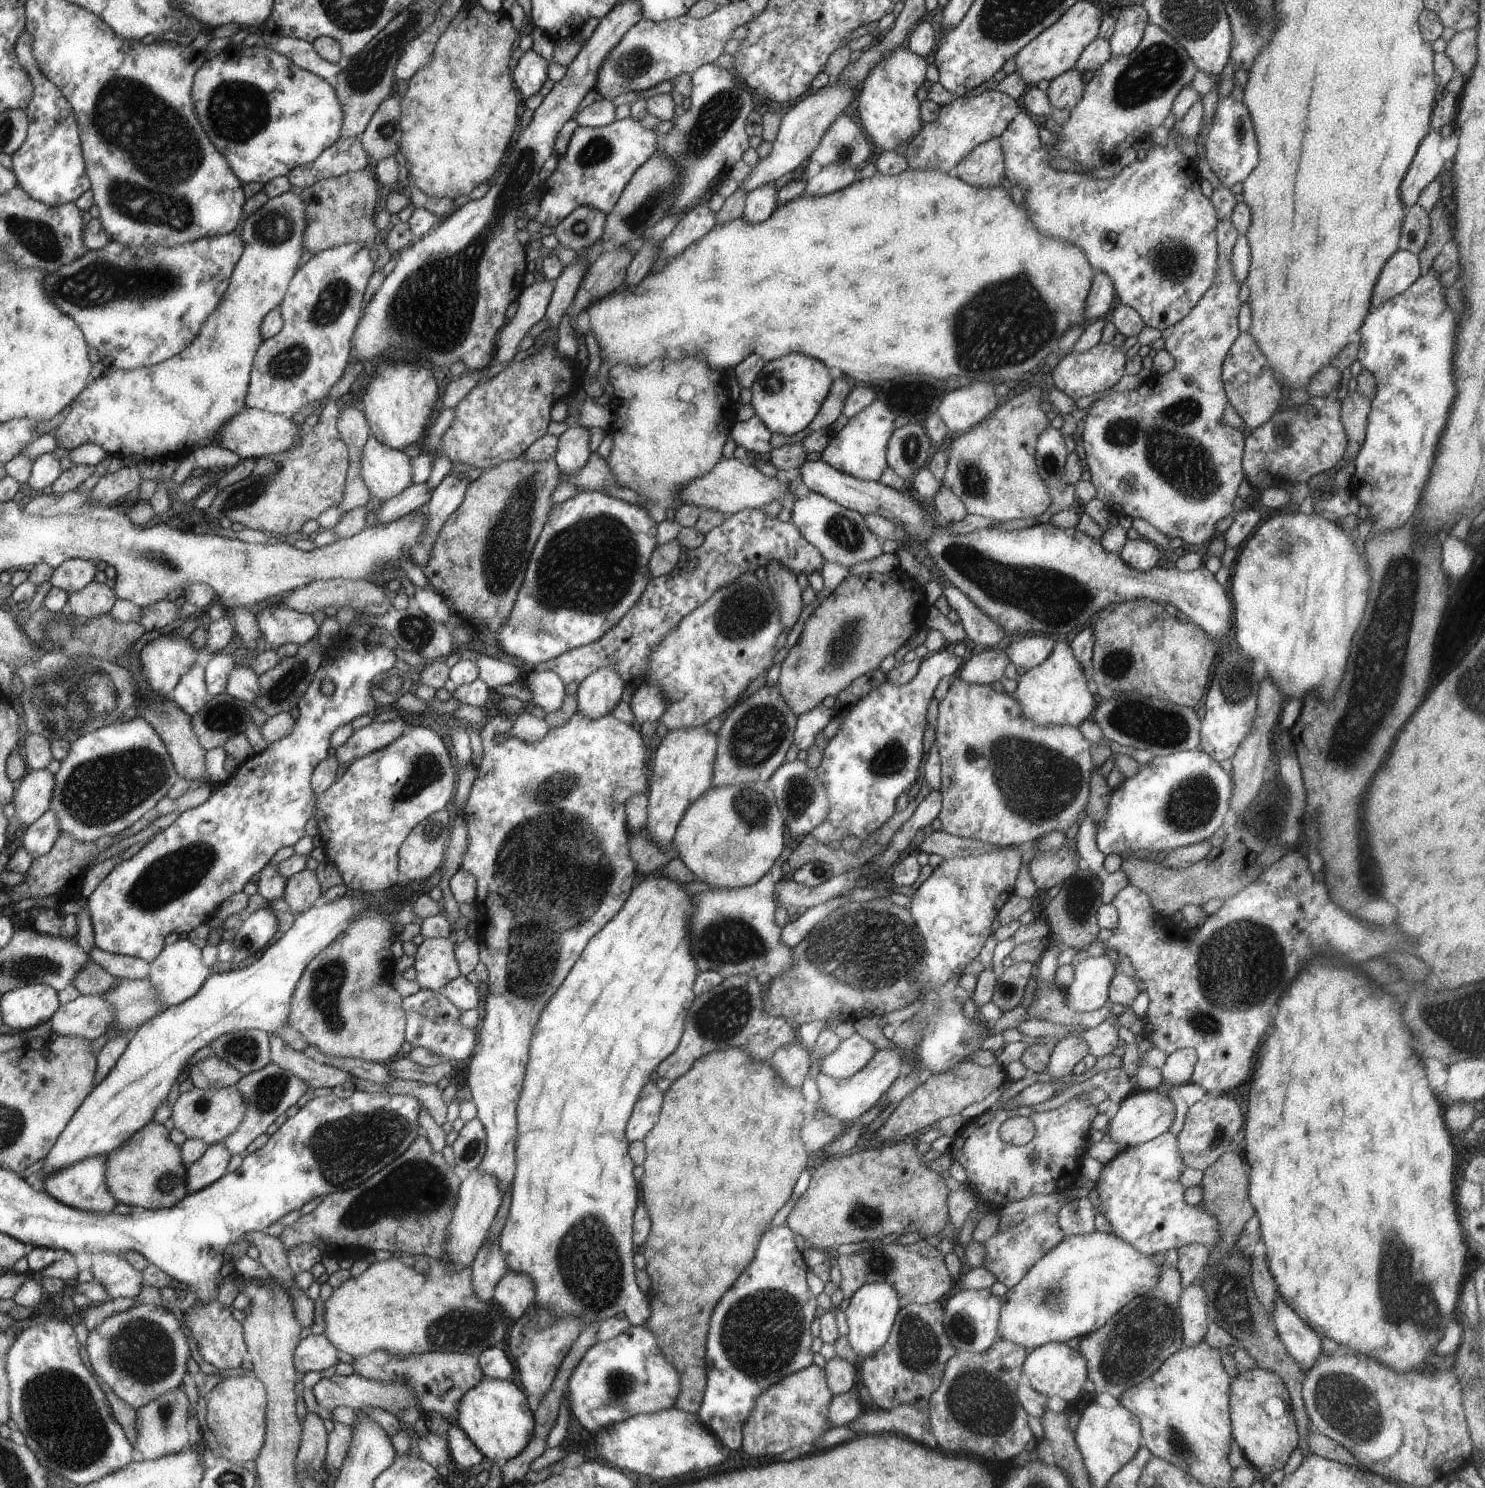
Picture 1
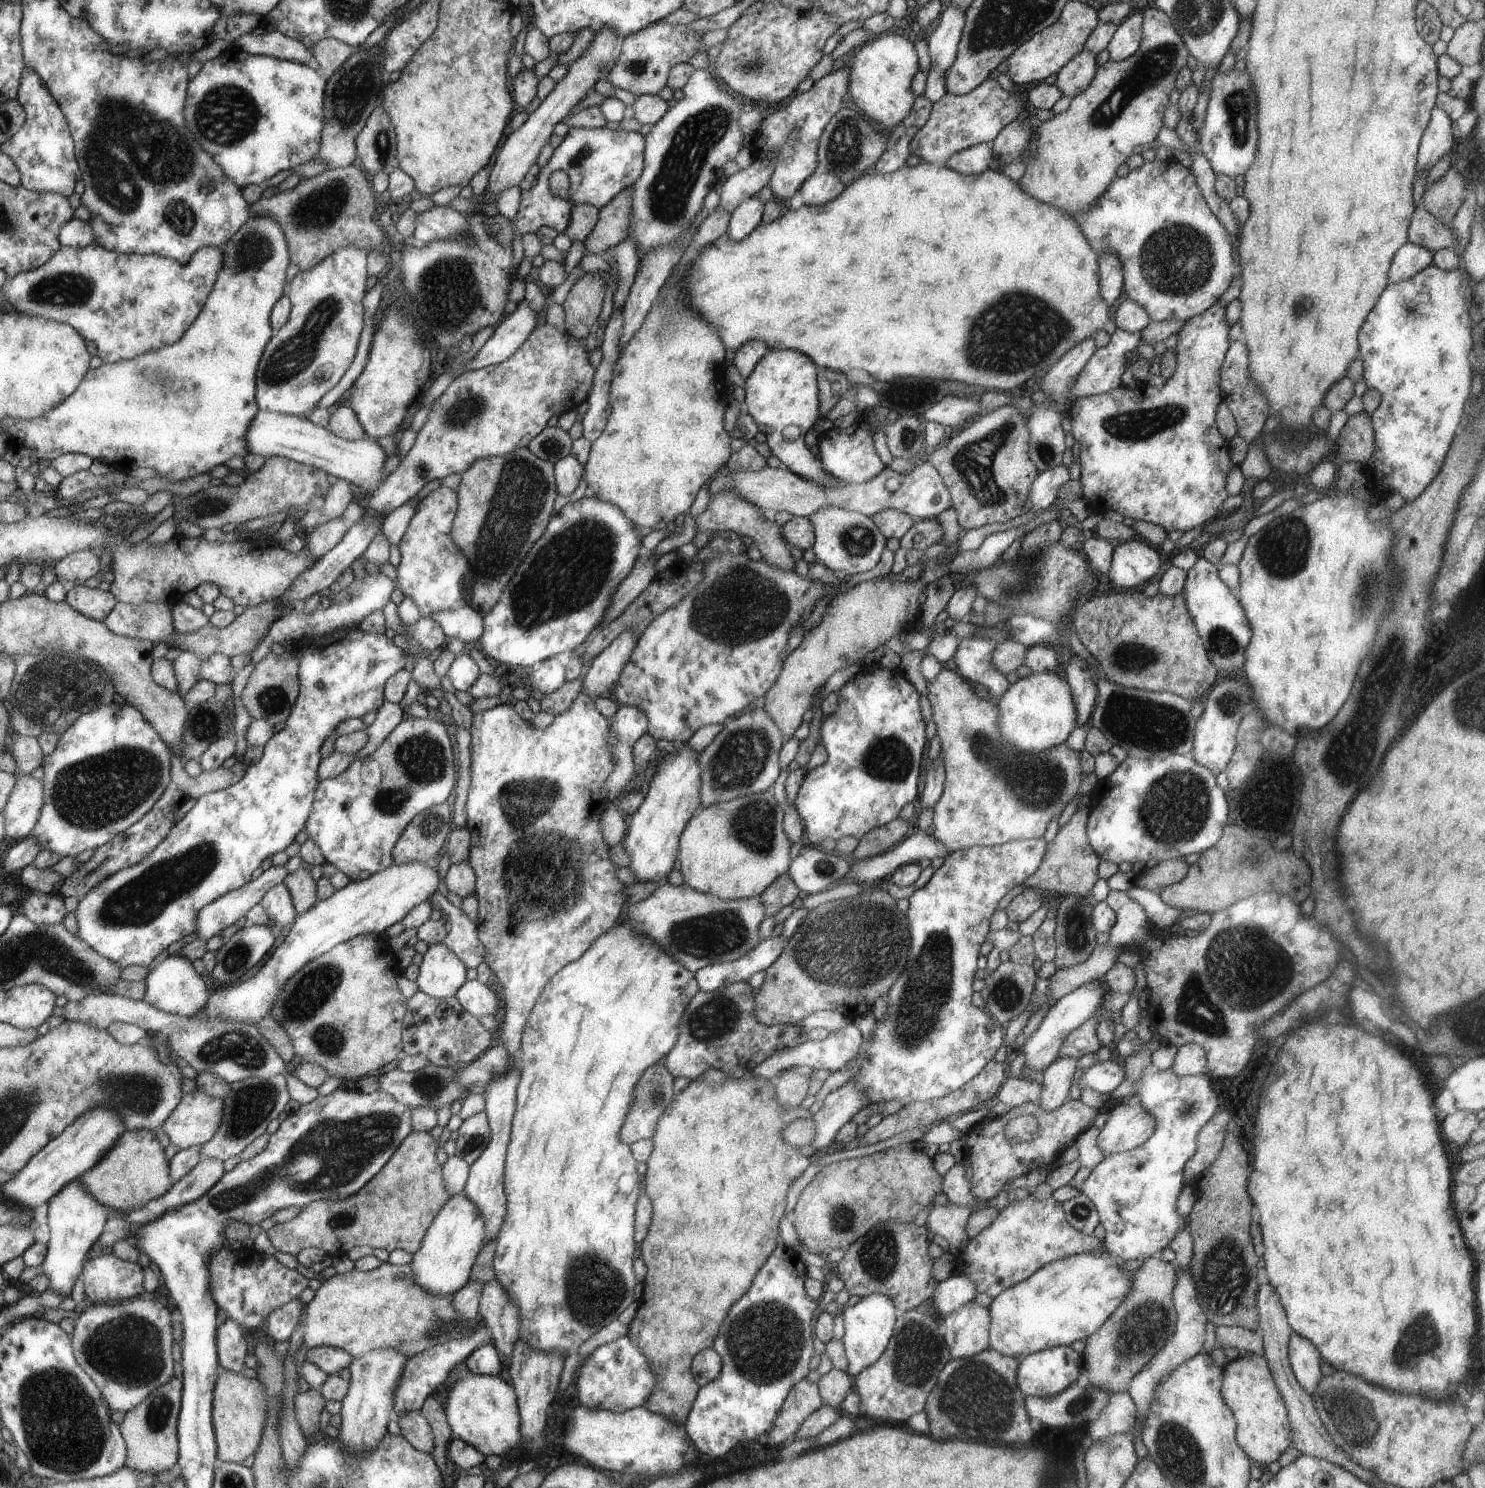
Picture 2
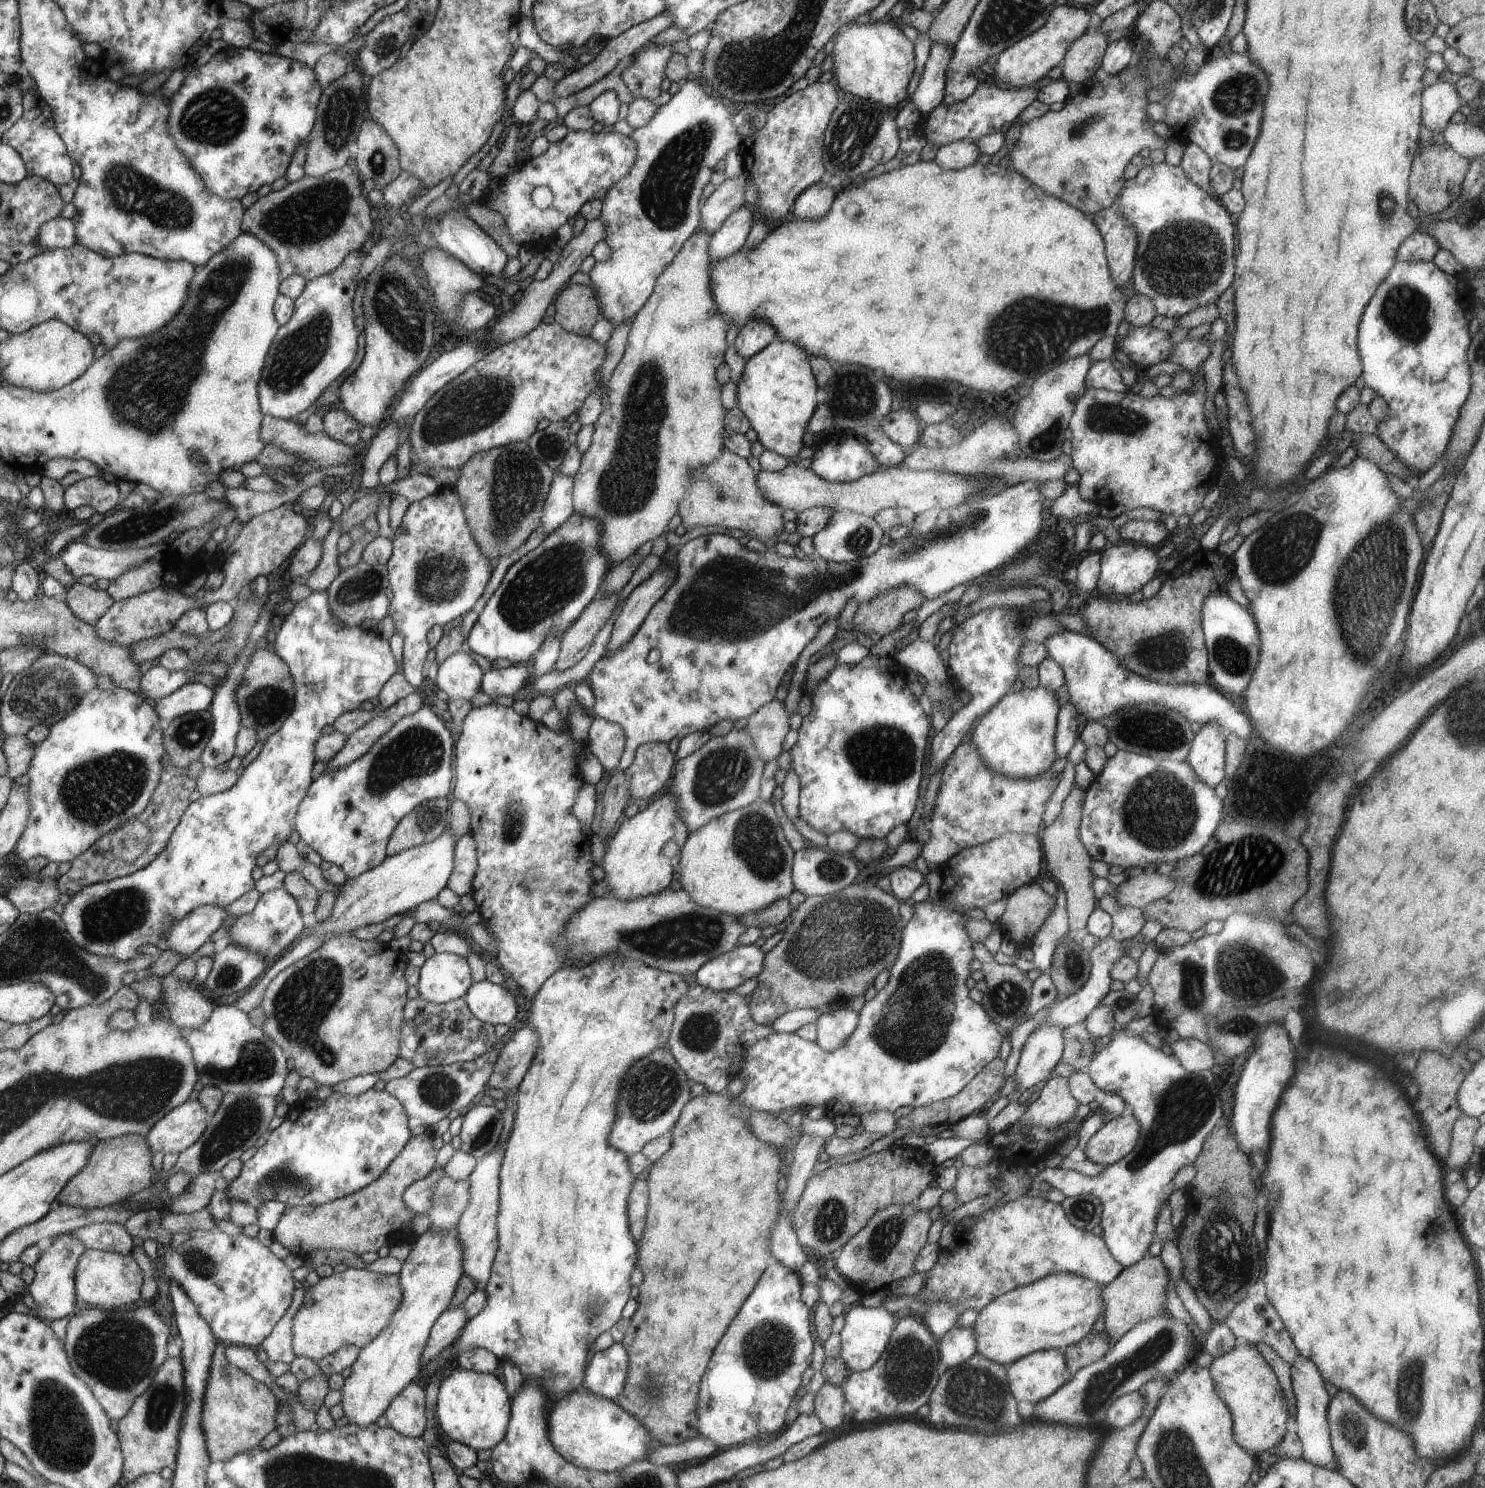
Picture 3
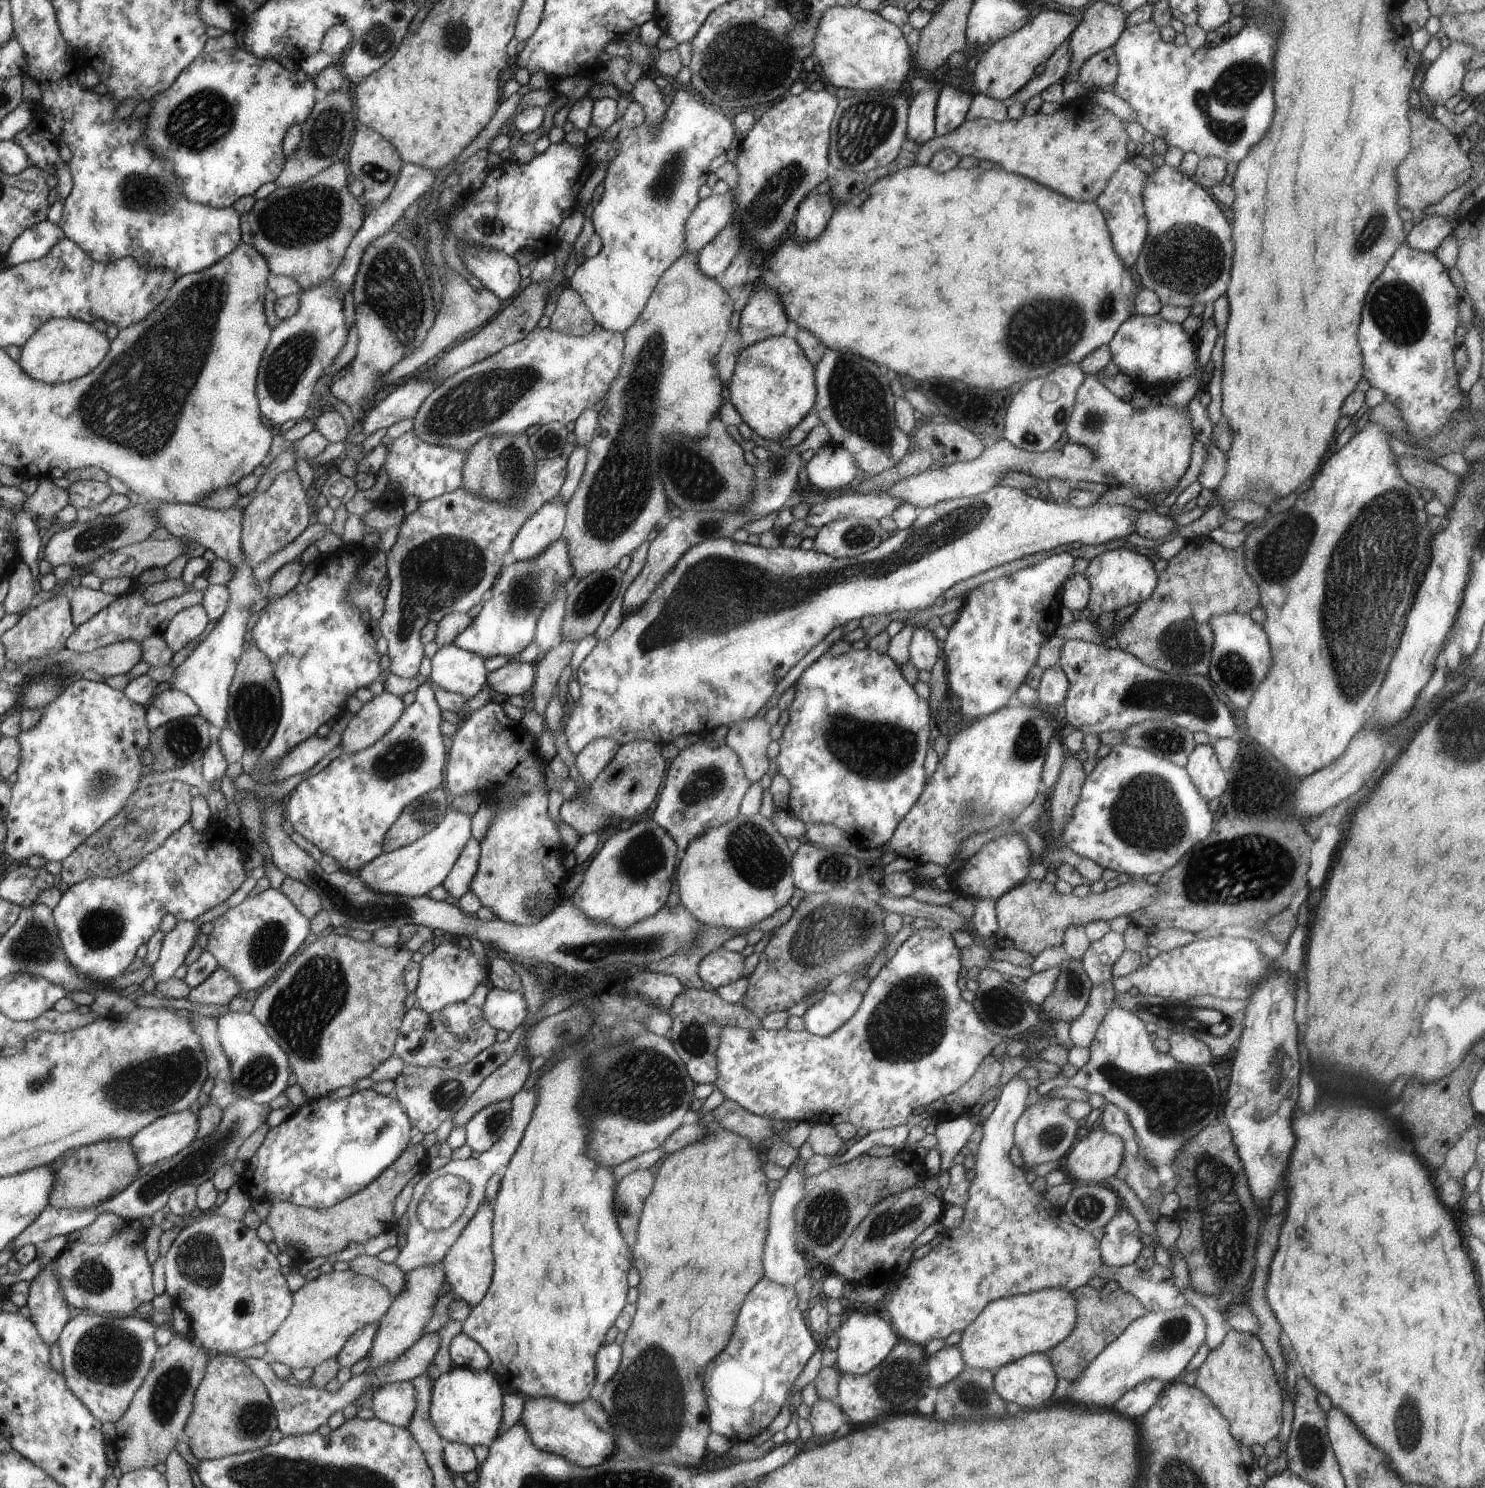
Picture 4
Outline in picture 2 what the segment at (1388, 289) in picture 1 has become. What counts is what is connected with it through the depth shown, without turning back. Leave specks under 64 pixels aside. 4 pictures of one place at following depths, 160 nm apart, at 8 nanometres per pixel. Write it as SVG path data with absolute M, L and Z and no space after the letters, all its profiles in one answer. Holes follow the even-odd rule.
M1410 243L1400 247L1394 254L1388 282L1390 285L1408 280L1427 266L1432 265L1433 252Z

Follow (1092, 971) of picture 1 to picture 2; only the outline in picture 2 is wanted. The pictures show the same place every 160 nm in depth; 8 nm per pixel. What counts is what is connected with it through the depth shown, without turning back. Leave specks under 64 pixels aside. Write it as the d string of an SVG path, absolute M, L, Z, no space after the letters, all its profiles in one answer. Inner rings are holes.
M1091 980L1082 986L1075 988L1072 992L1059 998L1045 1014L1040 1026L1032 1033L1030 1038L1023 1044L1023 1053L1025 1054L1025 1063L1034 1070L1042 1071L1053 1061L1057 1059L1058 1051L1062 1046L1065 1036L1070 1031L1082 1026L1087 1020L1090 1020L1099 1005L1103 1002L1103 996L1106 994L1103 987L1104 980Z

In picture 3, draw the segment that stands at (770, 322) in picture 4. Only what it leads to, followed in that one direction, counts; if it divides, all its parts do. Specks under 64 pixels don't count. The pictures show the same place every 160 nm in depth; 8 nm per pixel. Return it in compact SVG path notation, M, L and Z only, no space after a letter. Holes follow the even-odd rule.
M749 320L737 335L735 340L736 352L747 361L776 338L778 336L773 326L769 326L765 321Z

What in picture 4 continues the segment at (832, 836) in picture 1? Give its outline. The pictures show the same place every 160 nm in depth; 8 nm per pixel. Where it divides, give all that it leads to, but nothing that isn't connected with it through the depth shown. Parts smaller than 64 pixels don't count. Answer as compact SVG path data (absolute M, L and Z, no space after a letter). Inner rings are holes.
M868 648L857 651L850 649L849 652L837 657L828 654L821 655L818 660L806 668L796 684L796 697L789 708L790 721L784 727L782 737L777 740L781 751L776 757L778 773L782 774L790 782L789 810L792 810L796 818L803 820L805 824L834 824L843 830L854 840L855 846L863 850L880 849L886 846L895 834L899 822L914 808L918 796L924 790L926 772L924 768L925 756L932 740L930 739L930 708L927 700L920 700L914 692L914 688L904 680L900 666L887 654L870 650Z

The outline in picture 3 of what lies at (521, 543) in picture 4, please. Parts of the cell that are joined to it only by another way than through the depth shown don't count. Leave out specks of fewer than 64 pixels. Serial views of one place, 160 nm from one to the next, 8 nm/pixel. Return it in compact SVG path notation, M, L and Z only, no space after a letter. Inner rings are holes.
M562 473L555 474L551 490L543 504L541 526L546 534L550 534L554 529L557 529L575 512L573 507L573 484L574 477Z

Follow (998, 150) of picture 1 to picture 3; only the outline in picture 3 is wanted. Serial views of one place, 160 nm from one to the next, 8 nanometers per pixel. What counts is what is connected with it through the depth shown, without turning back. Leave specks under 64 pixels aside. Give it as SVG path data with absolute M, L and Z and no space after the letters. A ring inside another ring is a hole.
M954 141L943 147L938 147L933 160L942 168L960 170L976 163L980 154L979 146L976 143Z

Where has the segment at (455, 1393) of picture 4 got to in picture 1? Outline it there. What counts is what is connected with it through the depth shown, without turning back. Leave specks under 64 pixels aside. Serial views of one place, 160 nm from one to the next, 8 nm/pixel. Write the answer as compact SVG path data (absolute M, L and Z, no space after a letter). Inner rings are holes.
M486 1376L464 1394L455 1424L474 1442L487 1465L495 1463L502 1466L516 1457L525 1456L534 1435L534 1418L524 1392L512 1381Z

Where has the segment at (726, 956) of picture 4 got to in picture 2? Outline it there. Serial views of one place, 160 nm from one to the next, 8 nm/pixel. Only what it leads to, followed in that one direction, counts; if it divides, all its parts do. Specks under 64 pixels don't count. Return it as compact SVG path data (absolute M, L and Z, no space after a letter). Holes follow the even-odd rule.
M769 937L760 941L748 954L731 963L716 963L695 972L700 991L713 991L720 985L748 981L760 970L766 970L787 947L787 938Z

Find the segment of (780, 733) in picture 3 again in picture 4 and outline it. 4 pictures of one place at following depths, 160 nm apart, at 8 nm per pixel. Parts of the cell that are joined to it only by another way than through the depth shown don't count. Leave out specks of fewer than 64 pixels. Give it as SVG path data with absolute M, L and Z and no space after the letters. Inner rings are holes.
M764 717L737 722L728 729L726 742L743 763L744 770L752 783L760 781L768 772L768 744L770 744L770 725Z

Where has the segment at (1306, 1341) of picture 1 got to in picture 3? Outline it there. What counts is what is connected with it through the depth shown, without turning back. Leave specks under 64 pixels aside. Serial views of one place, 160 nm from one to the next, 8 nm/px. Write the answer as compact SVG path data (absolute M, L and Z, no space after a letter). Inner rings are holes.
M1296 1357L1291 1364L1291 1381L1296 1397L1296 1414L1292 1425L1303 1444L1302 1458L1318 1466L1338 1469L1336 1457L1331 1447L1331 1436L1327 1419L1327 1408L1330 1396L1324 1387L1323 1374L1309 1358Z

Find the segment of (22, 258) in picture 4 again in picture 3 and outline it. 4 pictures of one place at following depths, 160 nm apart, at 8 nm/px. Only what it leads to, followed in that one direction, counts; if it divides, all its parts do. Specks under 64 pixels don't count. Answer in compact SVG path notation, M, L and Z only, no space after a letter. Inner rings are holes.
M63 217L52 219L39 230L39 243L47 249L67 249L78 244L75 222Z

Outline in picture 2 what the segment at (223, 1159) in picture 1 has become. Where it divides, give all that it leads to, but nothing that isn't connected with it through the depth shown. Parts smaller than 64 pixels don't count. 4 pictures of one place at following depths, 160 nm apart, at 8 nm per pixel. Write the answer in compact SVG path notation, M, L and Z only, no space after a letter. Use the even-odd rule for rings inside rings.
M203 1158L188 1174L175 1181L166 1194L150 1201L145 1207L158 1217L166 1211L176 1210L179 1206L204 1196L224 1173L224 1165L220 1159Z

